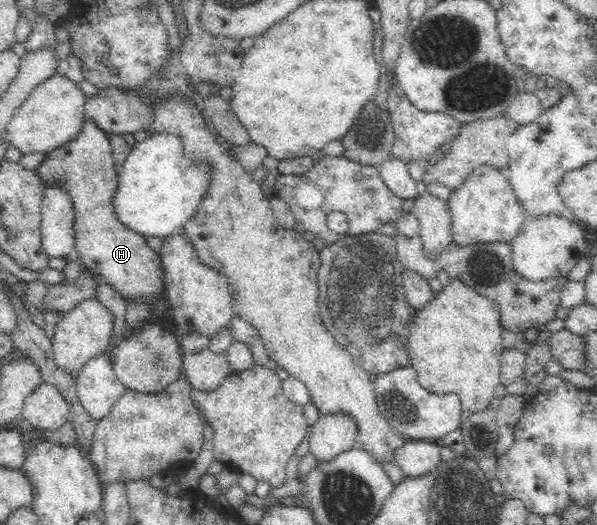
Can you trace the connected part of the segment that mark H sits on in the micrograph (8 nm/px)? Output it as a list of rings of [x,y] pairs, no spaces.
[[[87,119],[81,132],[73,140],[46,153],[46,158],[35,169],[46,185],[65,188],[71,196],[75,211],[75,246],[84,266],[110,284],[123,298],[144,300],[152,306],[151,314],[165,314],[170,310],[166,297],[164,272],[160,256],[147,245],[145,235],[127,228],[119,221],[113,209],[113,196],[118,186],[118,168],[114,164],[108,133]]]

